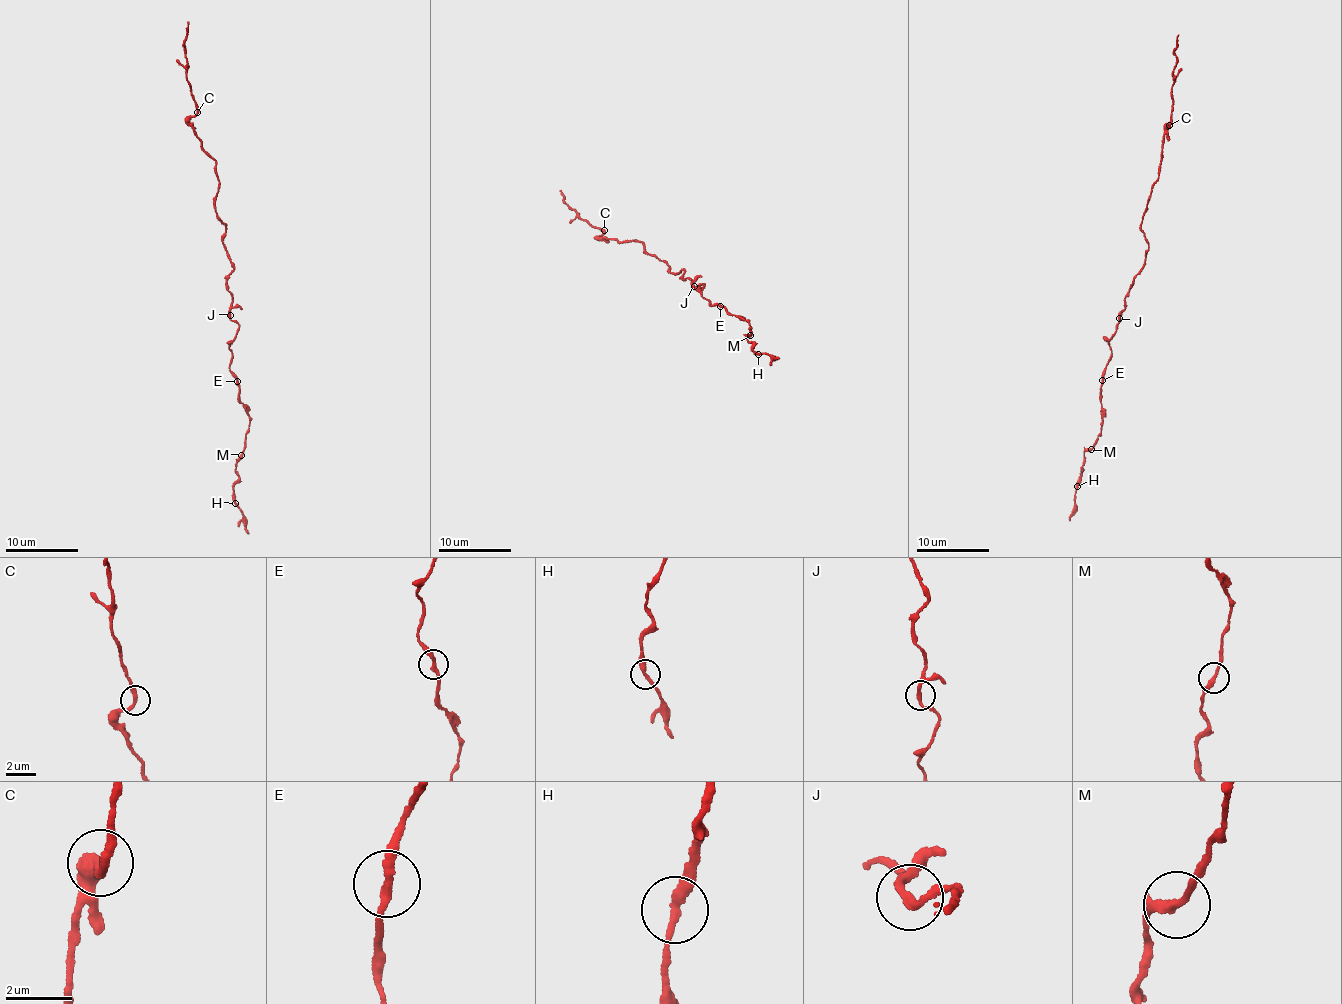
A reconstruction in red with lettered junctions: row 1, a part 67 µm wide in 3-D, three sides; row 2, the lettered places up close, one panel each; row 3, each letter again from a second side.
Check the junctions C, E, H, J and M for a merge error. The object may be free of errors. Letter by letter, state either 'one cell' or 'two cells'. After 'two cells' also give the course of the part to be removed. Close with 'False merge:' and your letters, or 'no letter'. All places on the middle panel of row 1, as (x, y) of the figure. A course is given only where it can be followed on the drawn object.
C: one cell
E: one cell
H: one cell
J: one cell
M: one cell
False merge: no letter

